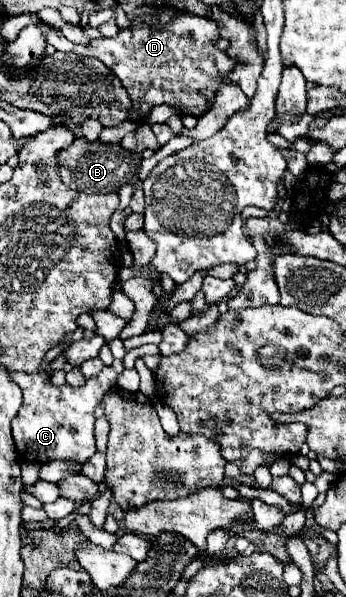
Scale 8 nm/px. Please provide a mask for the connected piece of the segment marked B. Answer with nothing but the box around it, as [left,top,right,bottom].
[58,137,142,193]

